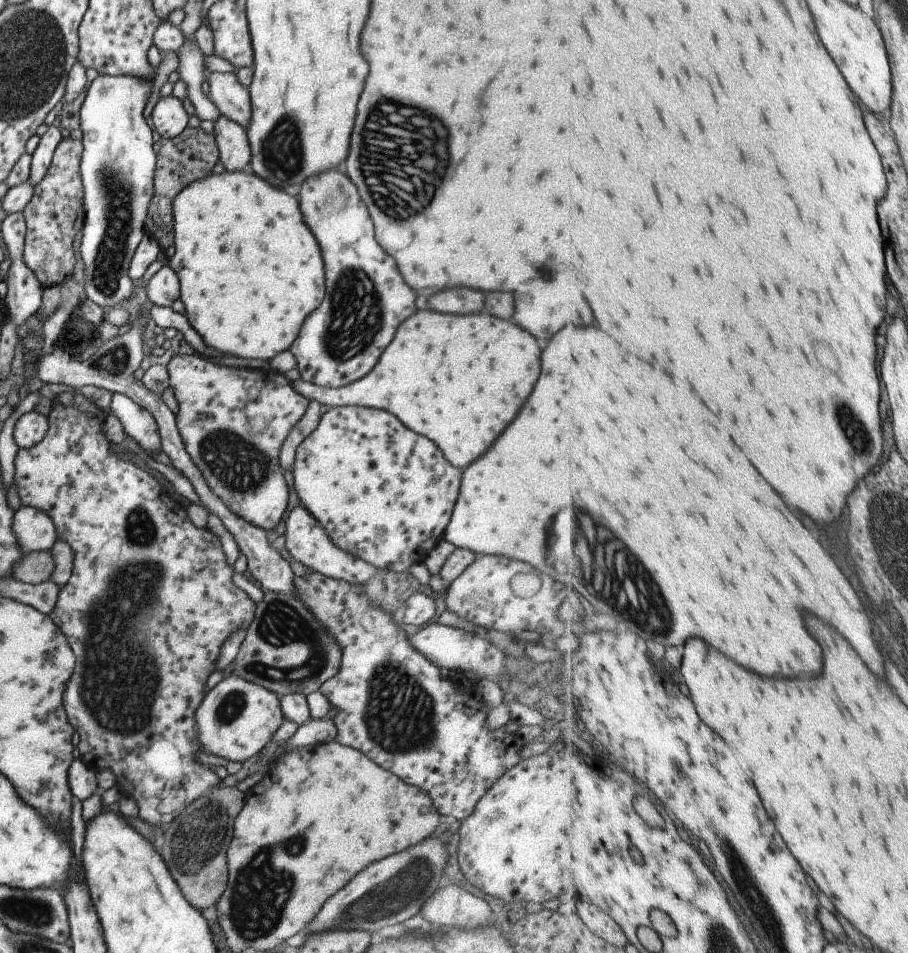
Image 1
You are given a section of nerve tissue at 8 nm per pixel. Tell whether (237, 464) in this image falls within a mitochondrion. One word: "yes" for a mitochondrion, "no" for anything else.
yes

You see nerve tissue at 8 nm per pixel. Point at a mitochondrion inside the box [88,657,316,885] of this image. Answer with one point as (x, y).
(200, 834)

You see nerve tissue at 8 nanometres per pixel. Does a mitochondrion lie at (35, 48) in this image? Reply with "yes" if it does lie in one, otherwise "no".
yes

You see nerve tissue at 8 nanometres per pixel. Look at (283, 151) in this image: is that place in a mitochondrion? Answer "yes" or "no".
yes

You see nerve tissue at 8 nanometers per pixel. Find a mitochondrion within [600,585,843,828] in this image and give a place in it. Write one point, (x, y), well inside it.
(675, 769)

